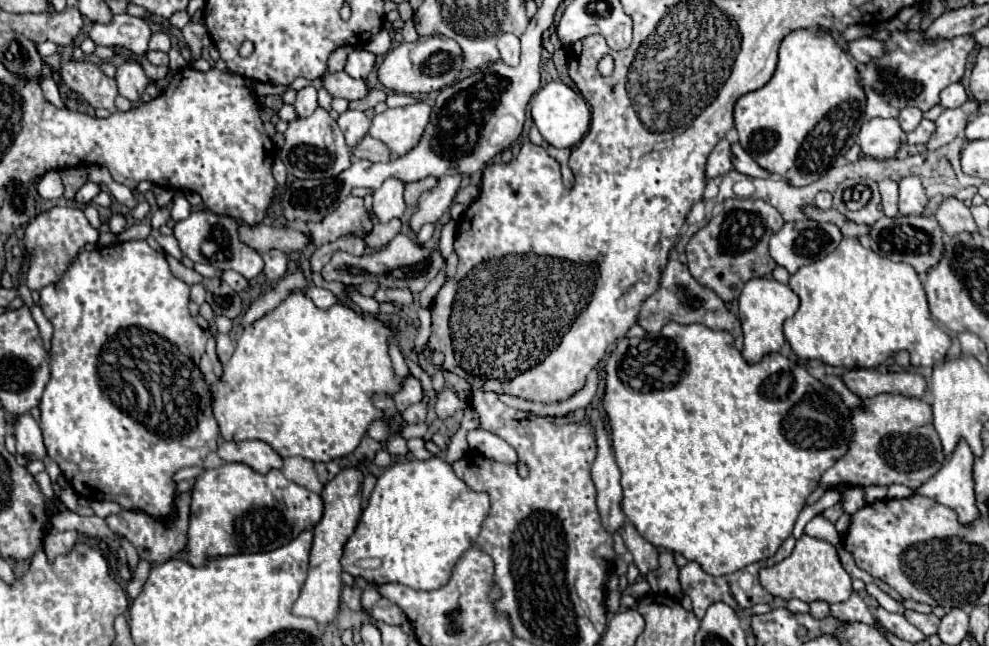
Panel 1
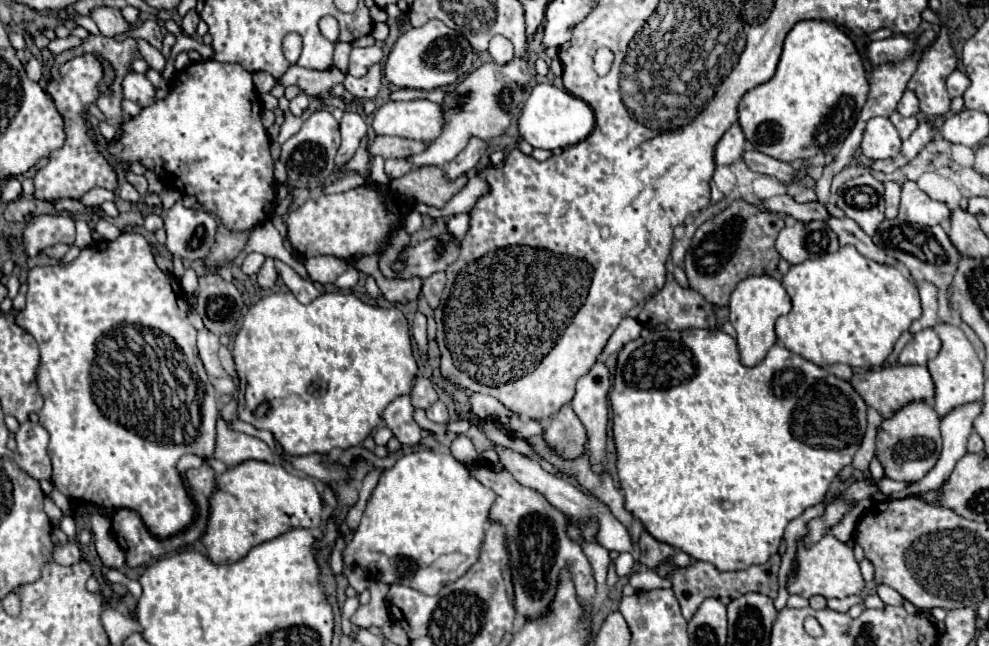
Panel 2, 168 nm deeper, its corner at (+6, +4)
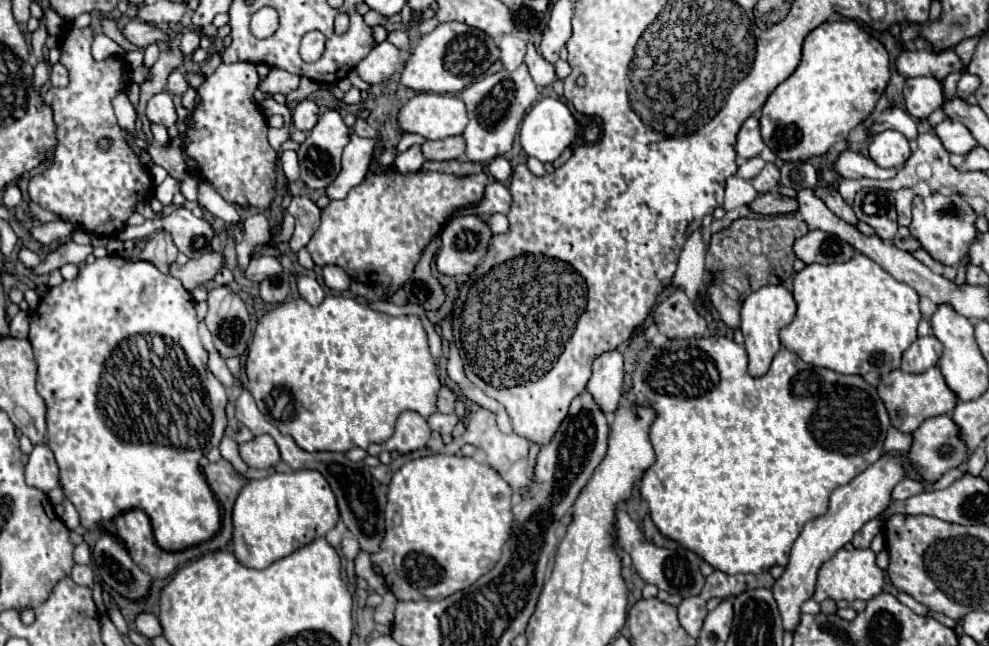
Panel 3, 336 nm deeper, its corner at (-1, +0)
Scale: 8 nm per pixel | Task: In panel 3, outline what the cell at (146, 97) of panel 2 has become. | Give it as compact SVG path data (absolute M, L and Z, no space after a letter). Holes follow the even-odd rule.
M159 92L155 94L149 102L147 102L147 110L145 110L147 118L151 122L157 122L157 124L163 124L163 126L171 126L175 124L177 120L177 114L175 114L175 104L171 100L171 96L167 92Z

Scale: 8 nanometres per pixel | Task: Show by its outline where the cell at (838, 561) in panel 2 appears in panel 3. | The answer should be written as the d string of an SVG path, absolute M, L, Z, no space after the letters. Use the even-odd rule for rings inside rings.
M841 548L833 558L829 558L827 562L821 564L813 600L815 602L823 602L825 598L833 598L835 602L837 600L853 602L857 598L871 600L873 596L881 594L883 584L885 584L883 570L879 570L875 566L875 554L869 548L867 550L845 550L845 548Z

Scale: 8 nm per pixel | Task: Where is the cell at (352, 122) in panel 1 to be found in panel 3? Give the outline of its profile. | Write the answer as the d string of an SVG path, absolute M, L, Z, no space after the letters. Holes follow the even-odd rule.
M351 130L351 140L343 150L343 168L335 182L327 186L327 196L331 200L341 200L353 186L365 180L373 158L373 150L375 150L373 140L361 138Z

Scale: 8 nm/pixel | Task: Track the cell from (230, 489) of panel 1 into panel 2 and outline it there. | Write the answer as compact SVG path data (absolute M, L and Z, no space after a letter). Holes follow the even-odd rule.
M248 460L228 468L224 474L218 474L218 488L210 496L210 506L210 520L202 536L202 544L206 548L206 556L216 564L234 564L254 546L274 540L292 528L318 528L322 524L322 498L316 490L316 484L310 478L290 474L280 462L268 464Z

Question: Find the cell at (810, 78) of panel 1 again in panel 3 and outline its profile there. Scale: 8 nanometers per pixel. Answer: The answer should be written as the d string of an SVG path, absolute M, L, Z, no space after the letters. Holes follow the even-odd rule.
M853 20L825 22L807 34L803 56L795 72L781 82L761 108L761 138L781 160L807 160L825 154L837 142L847 140L849 132L859 126L875 108L879 96L889 82L889 56L881 42L871 38Z

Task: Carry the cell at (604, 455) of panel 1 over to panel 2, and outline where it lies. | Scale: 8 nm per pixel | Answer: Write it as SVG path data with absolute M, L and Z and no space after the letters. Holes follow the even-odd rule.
M596 362L592 370L582 376L576 384L576 396L572 408L588 430L590 462L596 472L604 470L606 458L606 424L608 424L608 392L610 392L610 370L604 362Z

